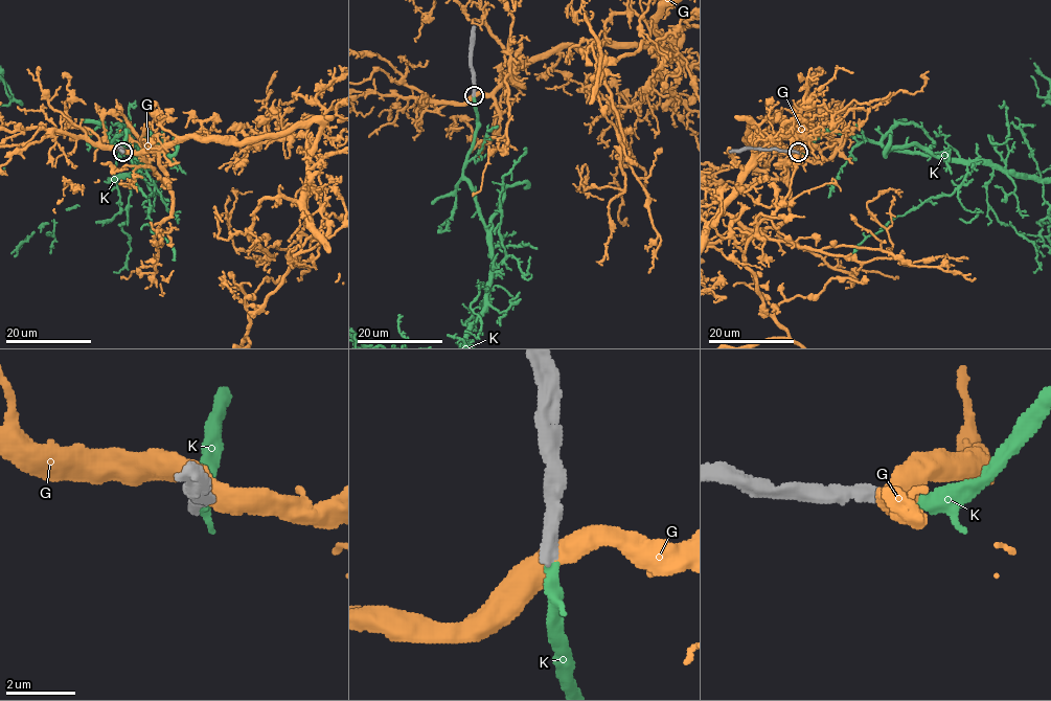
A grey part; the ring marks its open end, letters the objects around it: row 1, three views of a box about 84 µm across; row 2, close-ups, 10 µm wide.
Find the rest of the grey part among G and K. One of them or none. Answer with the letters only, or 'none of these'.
K

